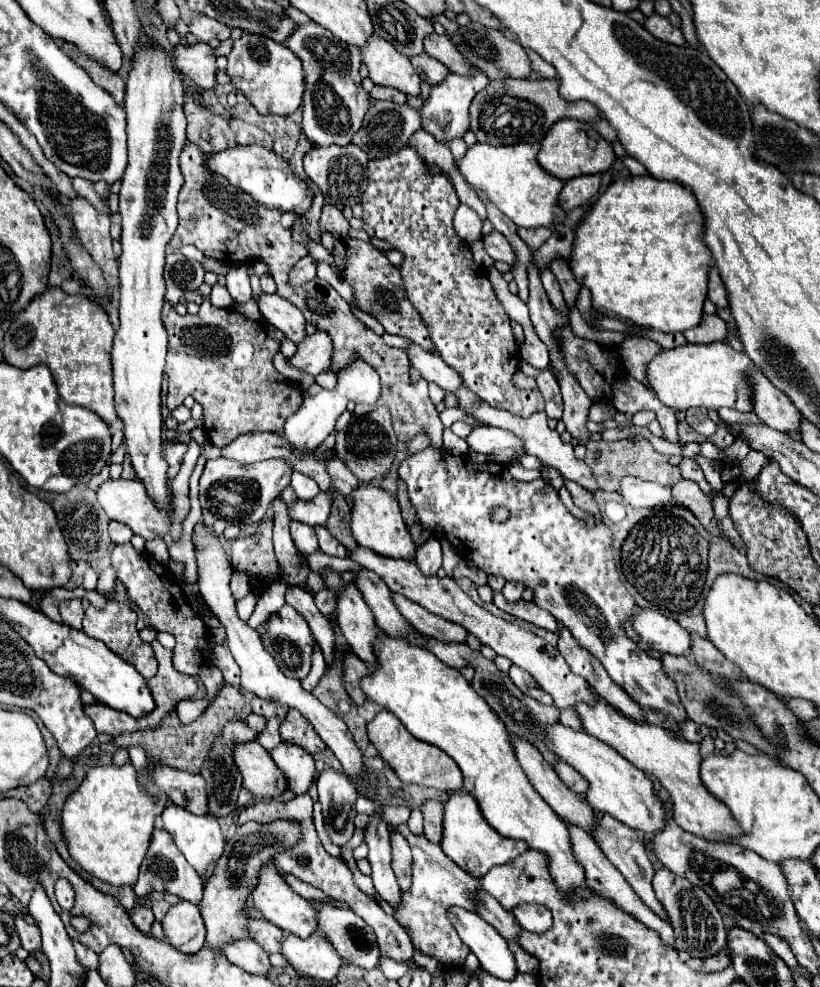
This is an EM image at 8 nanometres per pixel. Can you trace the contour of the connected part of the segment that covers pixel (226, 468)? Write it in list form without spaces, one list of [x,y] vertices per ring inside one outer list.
[[[209,459],[201,475],[201,509],[203,521],[213,525],[215,533],[221,535],[229,525],[253,525],[263,519],[273,499],[289,485],[293,469],[285,461],[261,461],[261,463],[237,463],[231,459]]]

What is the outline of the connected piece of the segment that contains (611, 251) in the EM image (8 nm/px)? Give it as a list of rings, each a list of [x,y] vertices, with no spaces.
[[[651,175],[647,177],[625,177],[613,181],[607,191],[595,201],[595,205],[589,209],[591,213],[585,215],[585,219],[579,223],[579,229],[575,233],[575,243],[573,243],[573,261],[571,261],[571,271],[577,277],[577,281],[587,283],[587,287],[593,293],[593,309],[599,311],[605,317],[615,317],[621,321],[627,321],[637,327],[651,327],[663,333],[675,333],[675,331],[687,331],[691,327],[697,327],[703,321],[703,303],[707,299],[707,277],[709,269],[713,265],[713,257],[709,247],[703,241],[703,231],[705,231],[705,219],[701,213],[701,207],[697,205],[697,199],[693,197],[693,191],[677,181],[661,181]]]

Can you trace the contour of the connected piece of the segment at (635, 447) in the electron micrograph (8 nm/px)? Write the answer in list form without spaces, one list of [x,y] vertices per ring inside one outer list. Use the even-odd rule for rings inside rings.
[[[633,435],[629,439],[621,441],[589,441],[587,443],[587,455],[585,463],[593,469],[593,475],[601,489],[605,491],[619,491],[619,483],[623,477],[639,477],[643,481],[653,481],[663,487],[673,487],[677,481],[681,481],[679,467],[673,467],[669,463],[669,455],[663,455],[653,449],[653,445],[643,435]]]

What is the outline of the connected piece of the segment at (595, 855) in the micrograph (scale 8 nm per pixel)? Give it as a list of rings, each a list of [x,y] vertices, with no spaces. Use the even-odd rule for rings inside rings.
[[[567,823],[567,827],[569,827],[569,833],[571,833],[571,843],[573,843],[573,853],[577,855],[577,861],[585,867],[585,875],[587,875],[587,885],[593,889],[593,891],[597,891],[601,897],[605,897],[605,899],[609,899],[613,905],[617,905],[617,907],[621,907],[621,911],[625,911],[625,913],[629,913],[629,915],[633,915],[637,921],[641,921],[645,927],[649,927],[649,929],[653,929],[659,937],[661,937],[661,941],[665,941],[665,945],[669,945],[669,947],[675,947],[673,945],[673,941],[675,941],[675,937],[673,937],[673,929],[671,929],[671,925],[667,925],[667,921],[663,921],[663,919],[659,919],[639,897],[637,897],[637,893],[633,893],[633,889],[631,889],[631,885],[625,881],[625,877],[621,877],[621,873],[611,865],[611,861],[605,857],[605,853],[601,853],[601,849],[599,849],[599,845],[593,841],[593,837],[589,835],[589,833],[585,833],[583,829],[577,829],[575,825],[569,825]]]

